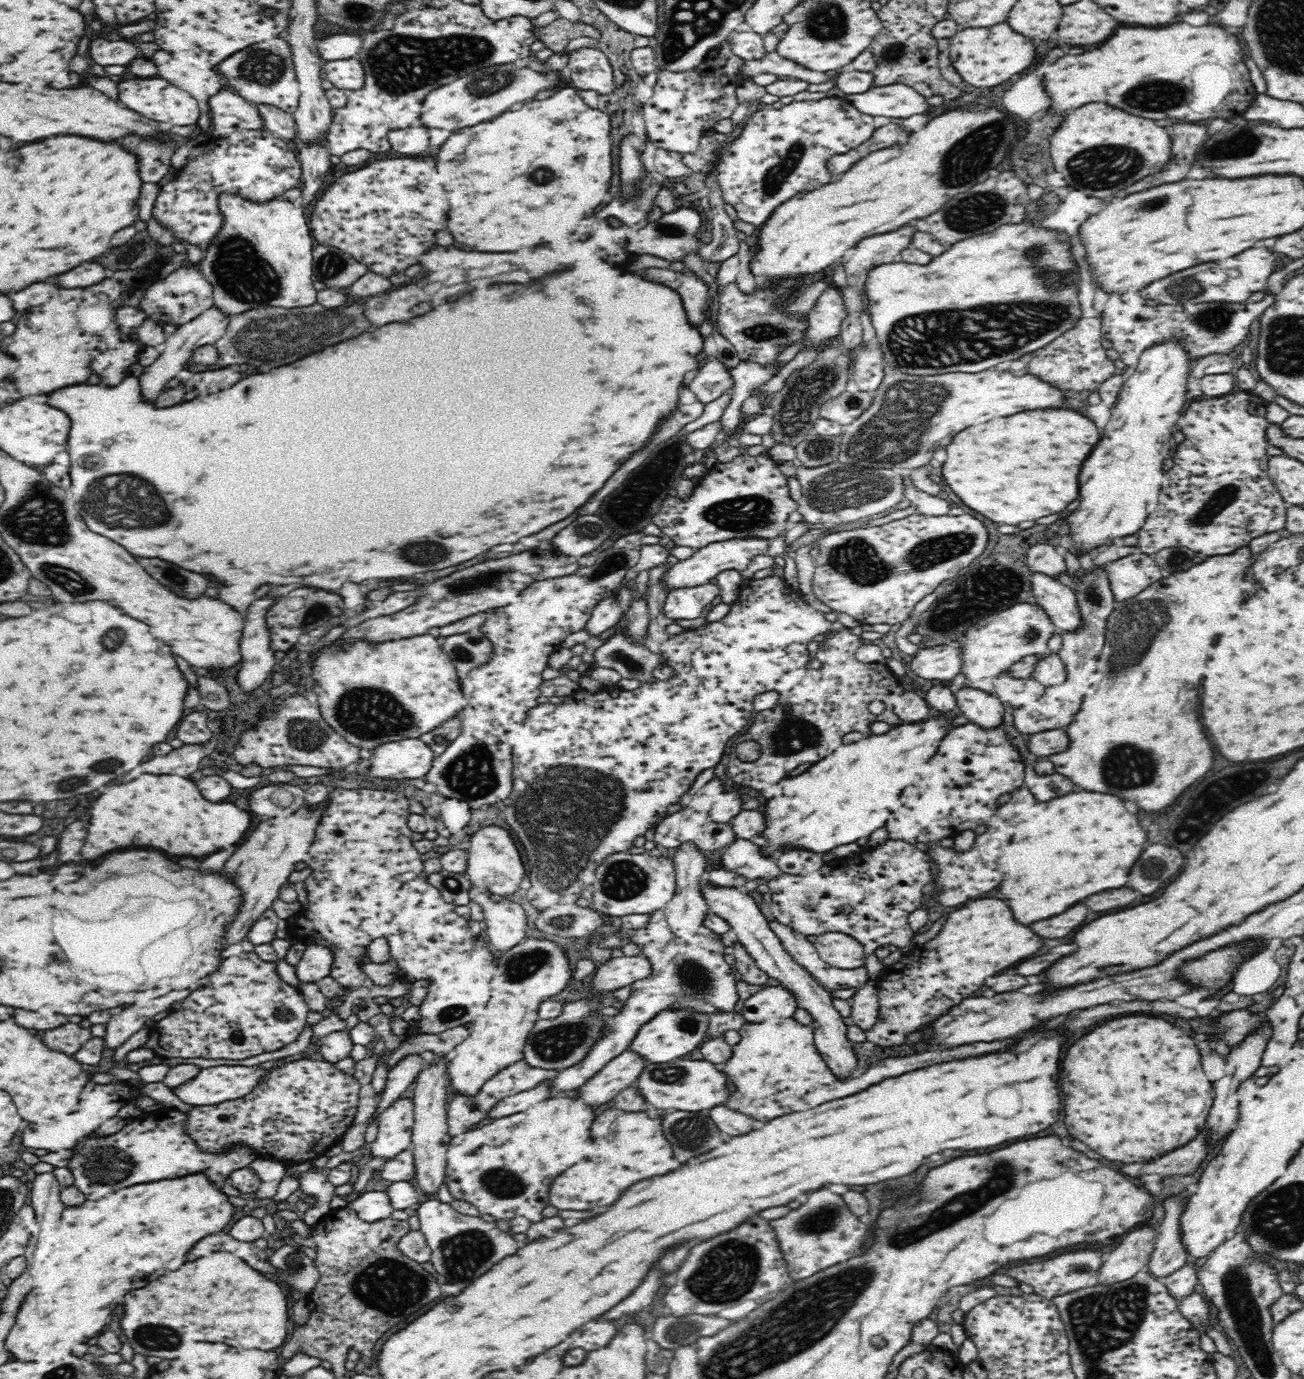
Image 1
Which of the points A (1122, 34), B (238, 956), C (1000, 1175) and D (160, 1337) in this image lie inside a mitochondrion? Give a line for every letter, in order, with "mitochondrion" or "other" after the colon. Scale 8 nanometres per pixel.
A: other
B: other
C: mitochondrion
D: mitochondrion

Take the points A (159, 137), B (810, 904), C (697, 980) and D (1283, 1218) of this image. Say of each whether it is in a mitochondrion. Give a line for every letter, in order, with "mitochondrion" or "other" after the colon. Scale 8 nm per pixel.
A: other
B: mitochondrion
C: mitochondrion
D: mitochondrion

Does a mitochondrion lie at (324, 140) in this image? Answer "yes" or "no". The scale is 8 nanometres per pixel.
no

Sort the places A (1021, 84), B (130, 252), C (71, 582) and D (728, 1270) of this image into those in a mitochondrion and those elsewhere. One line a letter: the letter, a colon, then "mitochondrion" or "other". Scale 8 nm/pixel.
A: other
B: mitochondrion
C: mitochondrion
D: mitochondrion

